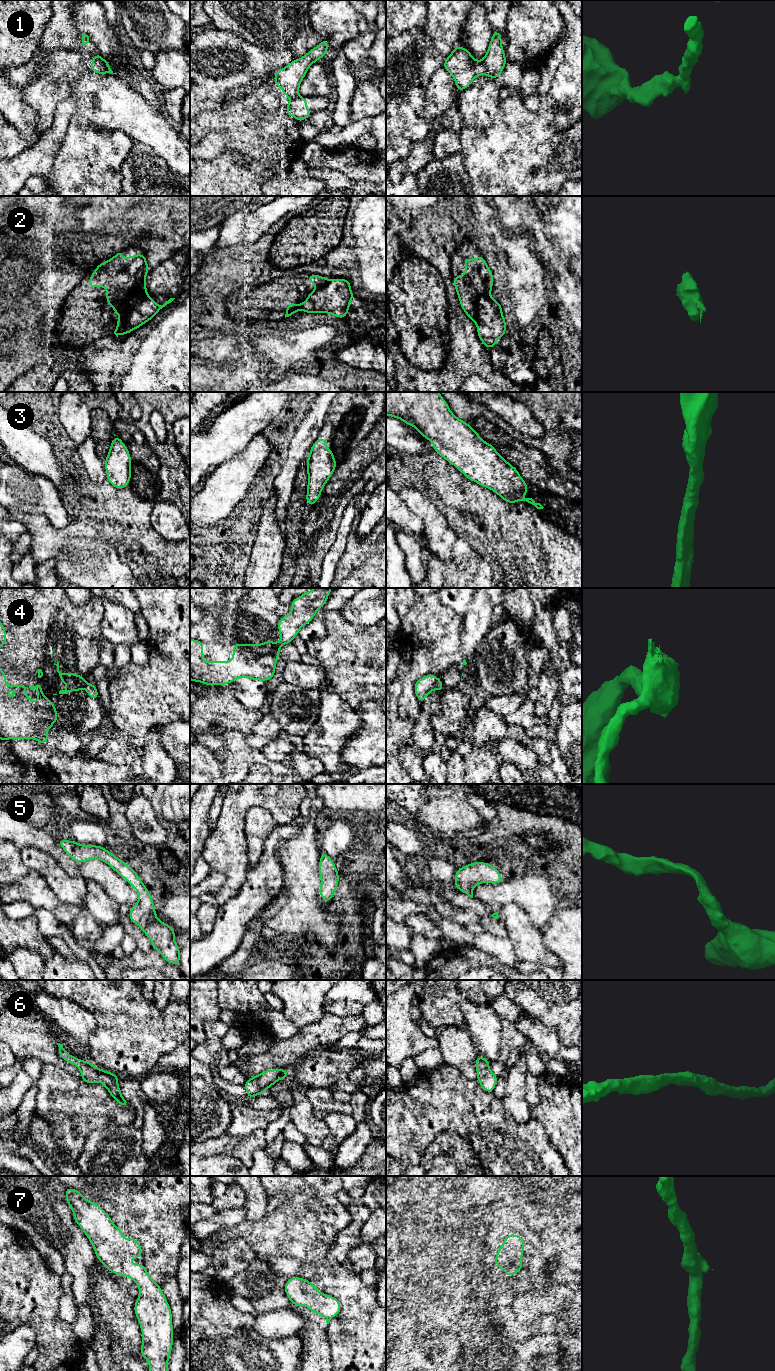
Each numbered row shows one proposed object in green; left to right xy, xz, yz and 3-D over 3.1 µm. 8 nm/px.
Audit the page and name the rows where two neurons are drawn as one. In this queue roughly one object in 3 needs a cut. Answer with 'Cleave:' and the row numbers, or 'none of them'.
Cleave: 1, 2, 4

